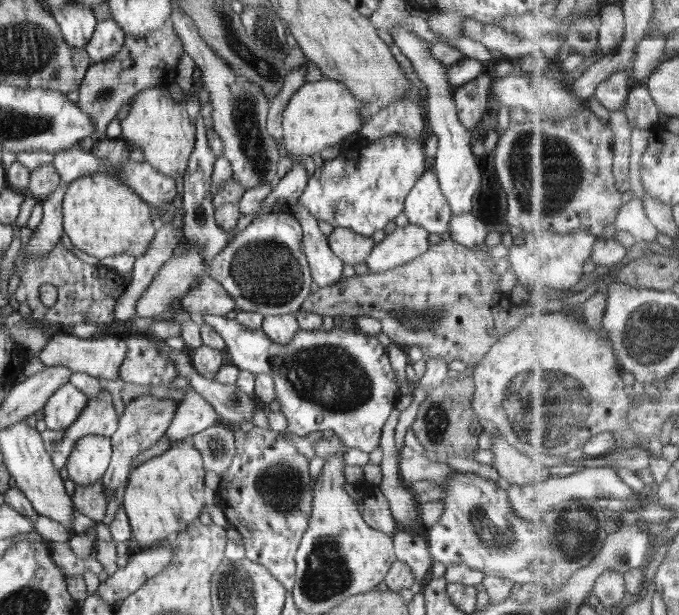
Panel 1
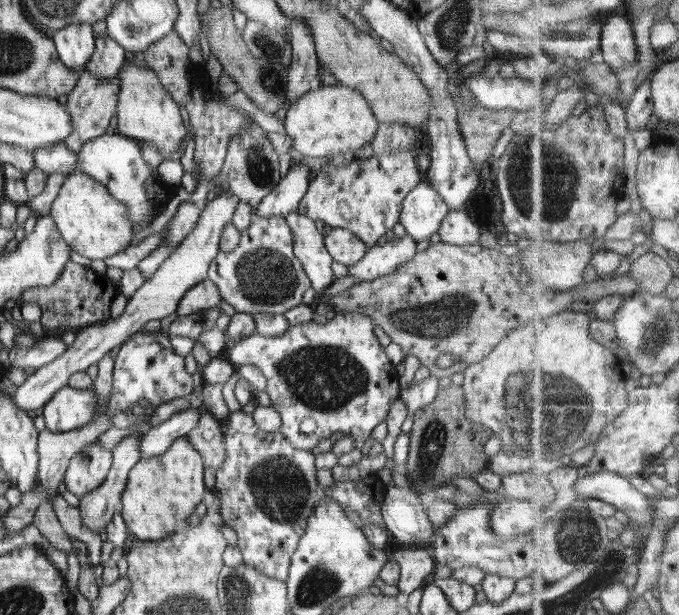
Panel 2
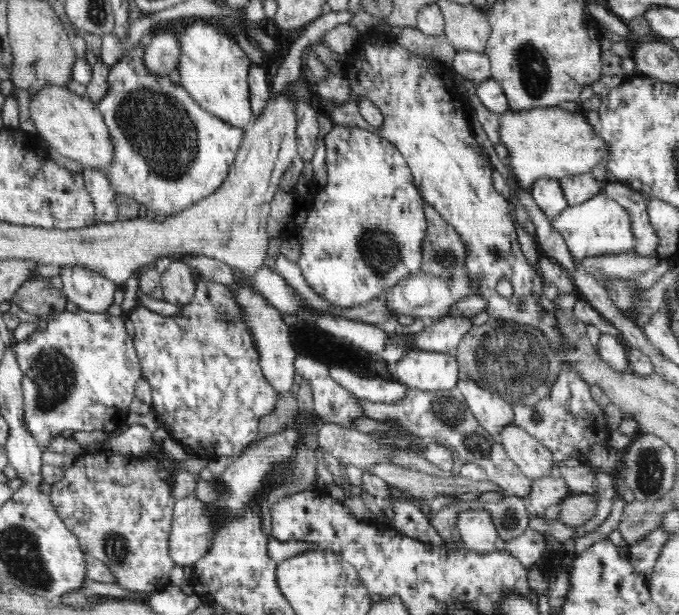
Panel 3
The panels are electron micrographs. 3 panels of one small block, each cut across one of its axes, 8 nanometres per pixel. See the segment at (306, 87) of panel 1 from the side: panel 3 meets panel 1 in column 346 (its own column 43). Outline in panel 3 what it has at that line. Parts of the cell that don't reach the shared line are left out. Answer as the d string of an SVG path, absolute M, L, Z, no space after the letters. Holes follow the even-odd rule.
M49 85L31 96L29 111L37 128L37 138L42 140L44 147L56 149L58 154L80 163L84 168L106 171L112 165L114 146L108 125L97 104L86 96L81 98L67 88Z

